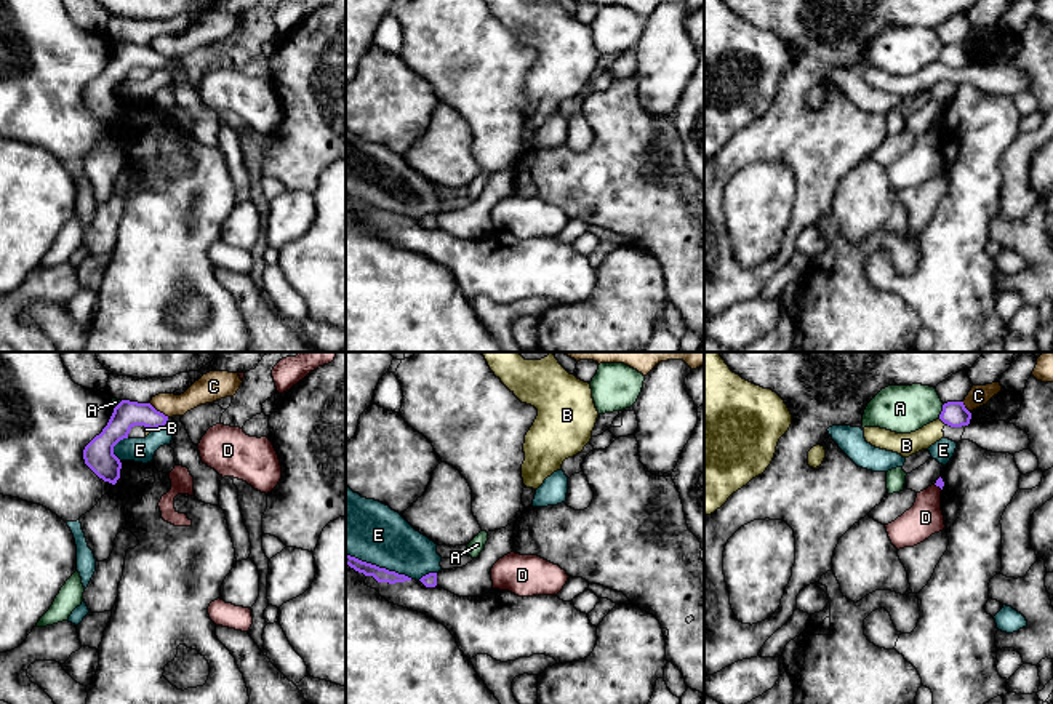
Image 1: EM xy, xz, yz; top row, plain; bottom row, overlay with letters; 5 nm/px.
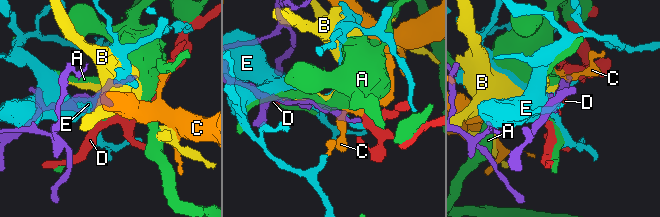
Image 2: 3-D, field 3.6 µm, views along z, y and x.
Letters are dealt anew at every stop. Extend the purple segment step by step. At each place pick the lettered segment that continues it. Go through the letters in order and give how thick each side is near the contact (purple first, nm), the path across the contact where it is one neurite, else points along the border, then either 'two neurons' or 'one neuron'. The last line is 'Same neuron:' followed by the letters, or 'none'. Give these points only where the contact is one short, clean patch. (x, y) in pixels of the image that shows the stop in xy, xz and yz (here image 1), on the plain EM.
A: calibres 130 and 240 nm; border yz (944, 45), (938, 60); two neurons
B: calibres 130 and 120 nm; two neurons
C: calibres 140 and 130 nm; two neurons
D: calibres 40 and 180 nm; border yz (935, 125), (941, 132); two neurons
E: calibres 80 and 300 nm; two neurons
Same neuron: none

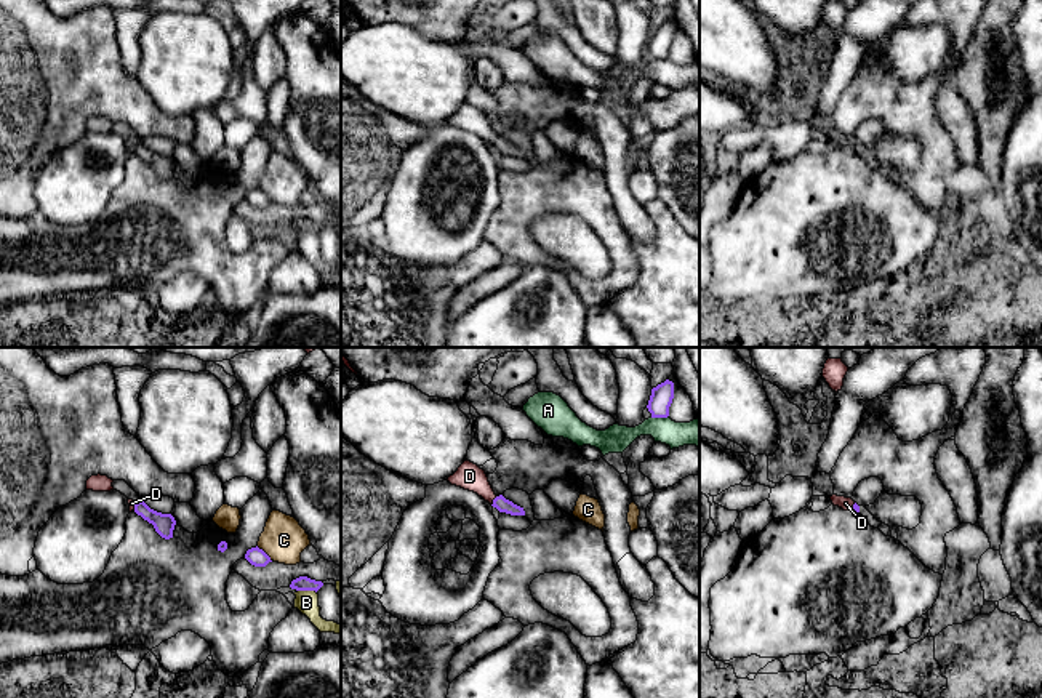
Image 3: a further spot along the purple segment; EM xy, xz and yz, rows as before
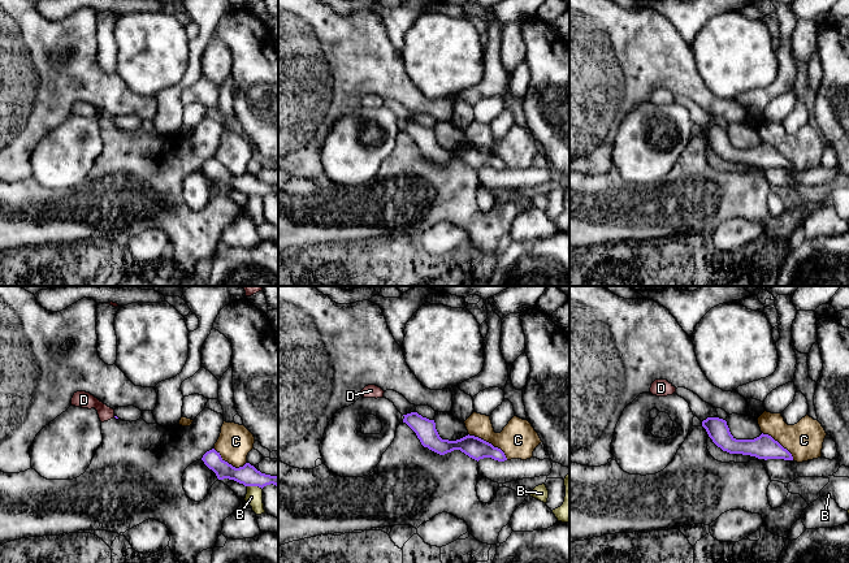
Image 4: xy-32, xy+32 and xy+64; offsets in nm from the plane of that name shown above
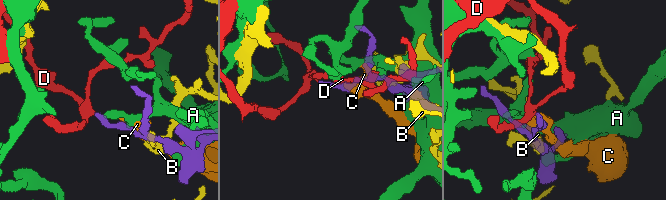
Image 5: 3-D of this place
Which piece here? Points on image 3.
A: calibres 110 and 140 nm; two neurons
B: calibres 80 and 110 nm; two neurons
C: calibres 90 and 220 nm; two neurons
D: calibres 70 and 140 nm; way xz (503, 146), (493, 143), (469, 117); one neuron
Same neuron: D

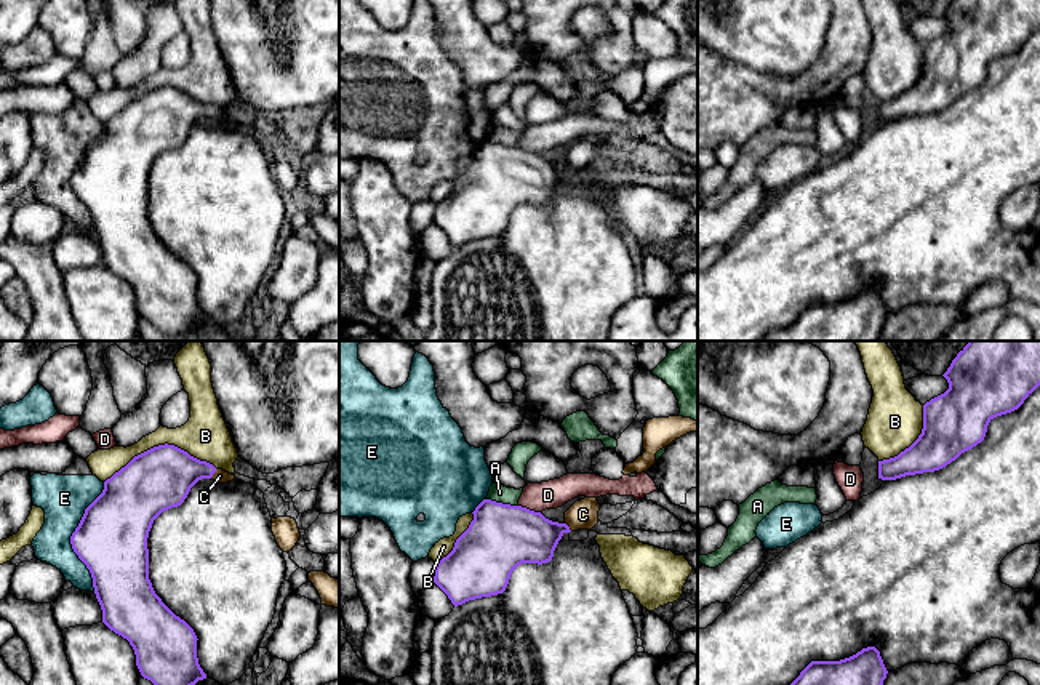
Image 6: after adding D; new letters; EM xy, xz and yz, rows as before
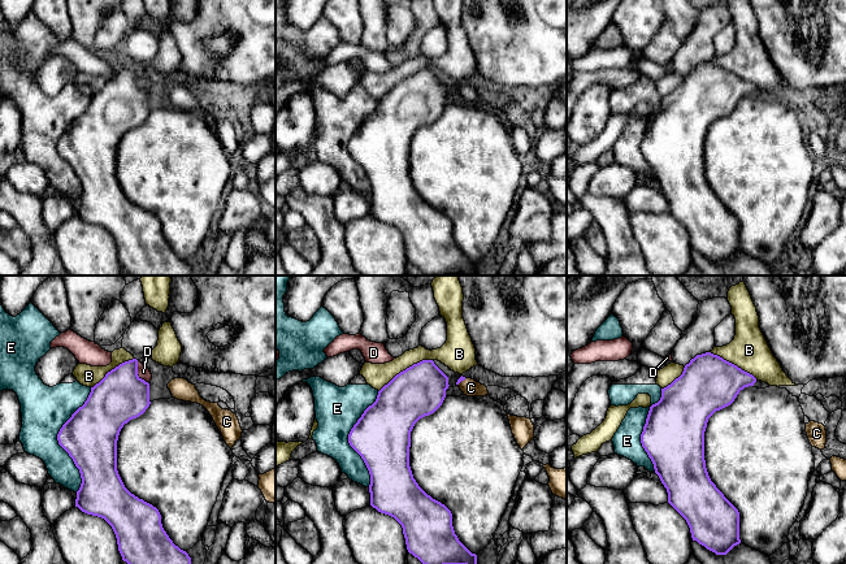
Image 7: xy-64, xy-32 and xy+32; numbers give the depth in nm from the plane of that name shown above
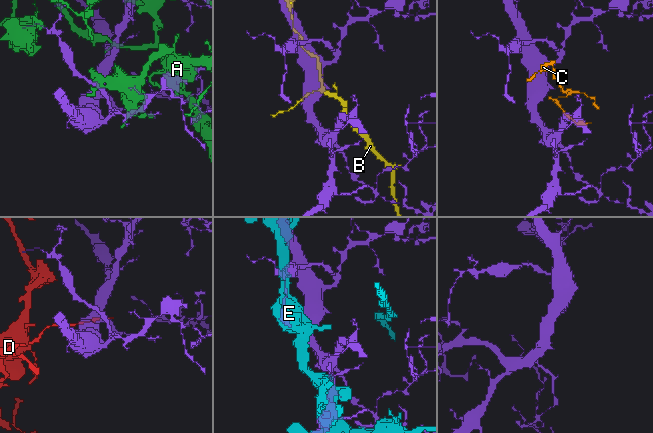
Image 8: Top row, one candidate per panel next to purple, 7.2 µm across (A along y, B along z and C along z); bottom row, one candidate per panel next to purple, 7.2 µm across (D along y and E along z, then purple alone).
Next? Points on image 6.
A: calibres 340 and 90 nm; two neurons
B: calibres 320 and 240 nm; two neurons
C: calibres 300 and 70 nm; way xy (164, 117), (173, 114), (213, 114), (220, 117); one neuron
D: calibres 340 and 140 nm; two neurons
E: calibres 360 and 240 nm; two neurons
Same neuron: C

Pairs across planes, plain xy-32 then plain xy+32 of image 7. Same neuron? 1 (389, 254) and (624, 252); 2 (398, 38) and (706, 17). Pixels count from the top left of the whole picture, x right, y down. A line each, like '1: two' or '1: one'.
1: two
2: two

